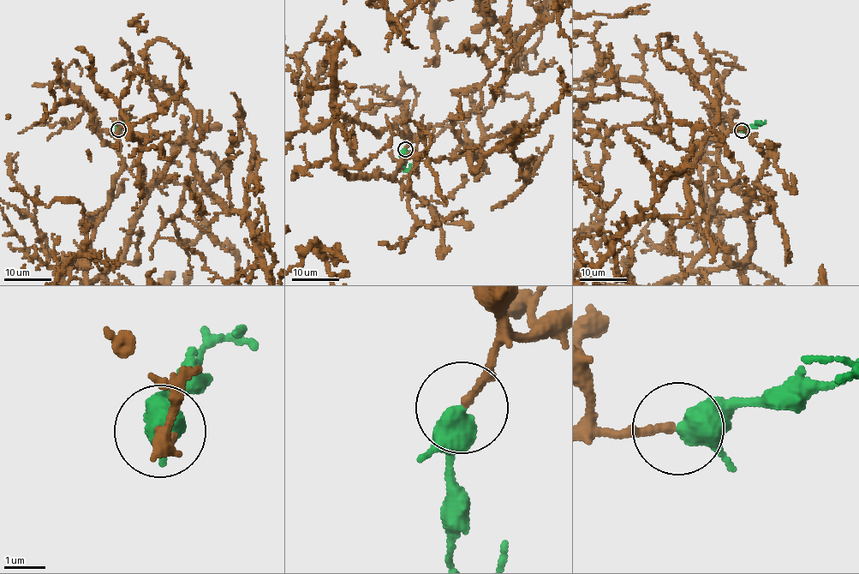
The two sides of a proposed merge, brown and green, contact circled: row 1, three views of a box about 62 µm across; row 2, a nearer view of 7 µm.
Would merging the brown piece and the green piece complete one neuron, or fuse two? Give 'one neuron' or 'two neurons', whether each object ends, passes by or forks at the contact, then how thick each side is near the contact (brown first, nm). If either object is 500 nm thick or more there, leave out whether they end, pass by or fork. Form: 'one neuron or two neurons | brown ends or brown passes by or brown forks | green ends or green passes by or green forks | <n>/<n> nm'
one neuron | brown ends | green passes by | 190/400 nm

